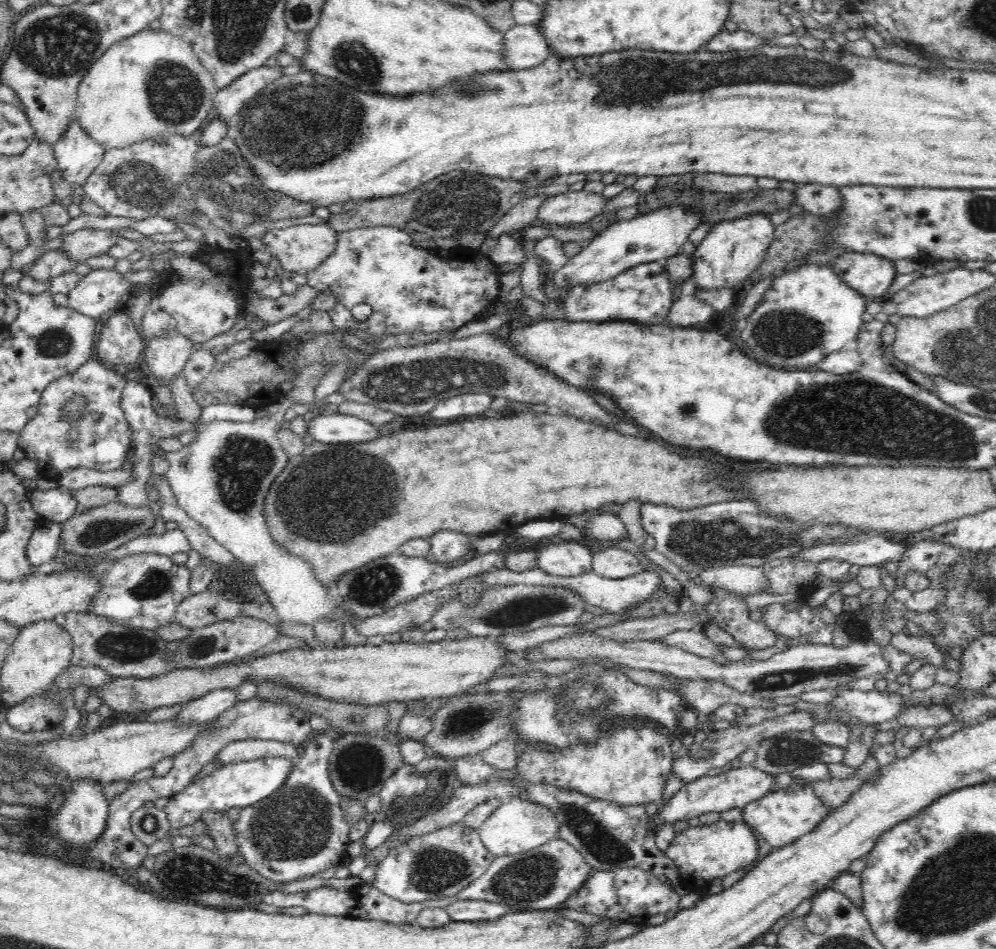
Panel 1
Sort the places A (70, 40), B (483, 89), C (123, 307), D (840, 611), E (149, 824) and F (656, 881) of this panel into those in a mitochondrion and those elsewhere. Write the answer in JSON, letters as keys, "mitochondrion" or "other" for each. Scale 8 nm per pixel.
{"A":"mitochondrion","B":"mitochondrion","C":"other","D":"other","E":"mitochondrion","F":"other"}

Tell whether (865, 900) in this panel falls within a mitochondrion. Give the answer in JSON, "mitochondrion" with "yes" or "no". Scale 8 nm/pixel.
{"mitochondrion":"no"}

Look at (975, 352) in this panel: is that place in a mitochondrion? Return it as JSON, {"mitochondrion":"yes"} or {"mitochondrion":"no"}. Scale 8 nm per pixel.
{"mitochondrion":"yes"}

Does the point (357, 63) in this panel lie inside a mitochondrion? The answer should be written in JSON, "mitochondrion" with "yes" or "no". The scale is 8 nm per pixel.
{"mitochondrion":"yes"}

